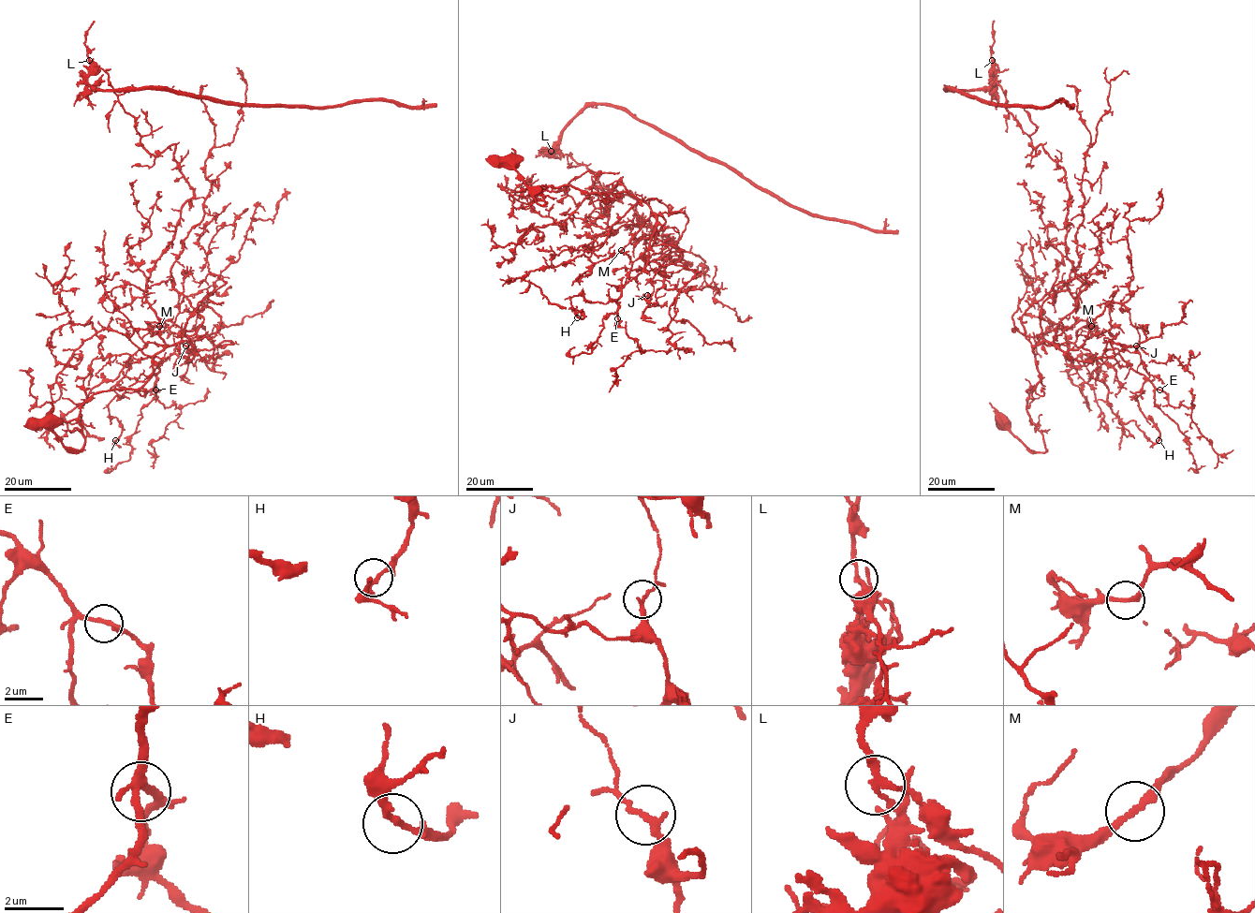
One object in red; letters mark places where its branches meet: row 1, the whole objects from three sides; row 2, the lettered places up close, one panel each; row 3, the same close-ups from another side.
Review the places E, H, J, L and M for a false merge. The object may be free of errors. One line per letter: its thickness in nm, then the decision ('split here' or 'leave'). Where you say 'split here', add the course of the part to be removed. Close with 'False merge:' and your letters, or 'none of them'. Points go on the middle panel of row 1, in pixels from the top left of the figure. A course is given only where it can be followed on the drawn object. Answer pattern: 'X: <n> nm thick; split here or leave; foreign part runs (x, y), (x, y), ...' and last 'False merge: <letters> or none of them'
E: 220 nm thick; leave
H: 200 nm thick; leave
J: 220 nm thick; leave
L: 220 nm thick; split here; foreign part runs (550, 151), (560, 131), (585, 108), (612, 105), (734, 168), (789, 204), (897, 232)
M: 240 nm thick; leave
False merge: L

